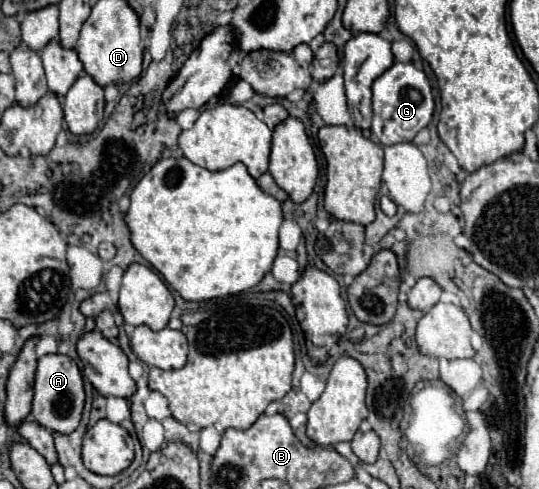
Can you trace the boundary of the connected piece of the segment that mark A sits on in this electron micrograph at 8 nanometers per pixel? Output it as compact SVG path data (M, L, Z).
M48 354L38 360L34 376L34 400L32 400L32 418L50 432L72 434L82 418L84 410L84 386L78 364L62 354Z

